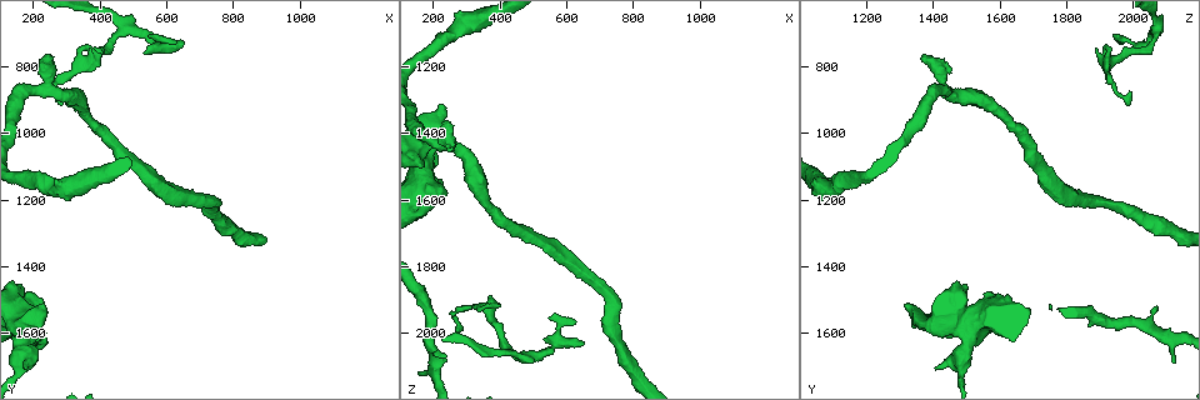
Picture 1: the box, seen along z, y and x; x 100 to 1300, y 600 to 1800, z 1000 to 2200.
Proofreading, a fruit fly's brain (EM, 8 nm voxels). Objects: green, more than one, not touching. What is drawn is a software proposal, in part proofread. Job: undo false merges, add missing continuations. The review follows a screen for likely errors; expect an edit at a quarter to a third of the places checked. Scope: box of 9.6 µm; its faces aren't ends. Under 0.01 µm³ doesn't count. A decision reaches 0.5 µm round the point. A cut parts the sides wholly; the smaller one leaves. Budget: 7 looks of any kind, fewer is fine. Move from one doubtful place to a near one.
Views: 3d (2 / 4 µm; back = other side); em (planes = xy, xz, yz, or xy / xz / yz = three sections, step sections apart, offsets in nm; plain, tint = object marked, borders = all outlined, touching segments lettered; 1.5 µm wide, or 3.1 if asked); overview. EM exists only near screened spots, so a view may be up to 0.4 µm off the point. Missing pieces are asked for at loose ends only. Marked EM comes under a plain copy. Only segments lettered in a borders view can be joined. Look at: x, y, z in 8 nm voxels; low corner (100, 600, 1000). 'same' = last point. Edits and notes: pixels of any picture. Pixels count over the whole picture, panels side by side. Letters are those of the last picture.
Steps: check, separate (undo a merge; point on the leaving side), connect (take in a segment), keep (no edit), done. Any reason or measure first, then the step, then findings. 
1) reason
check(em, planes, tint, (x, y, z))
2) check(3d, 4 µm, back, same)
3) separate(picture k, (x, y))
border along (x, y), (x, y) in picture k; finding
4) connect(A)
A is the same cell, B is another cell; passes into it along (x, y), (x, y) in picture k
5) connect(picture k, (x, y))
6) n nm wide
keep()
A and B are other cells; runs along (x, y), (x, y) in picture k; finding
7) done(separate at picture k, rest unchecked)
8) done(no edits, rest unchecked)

an open end
check(em, xz, step 4, tint, (240, 1530, 2080))

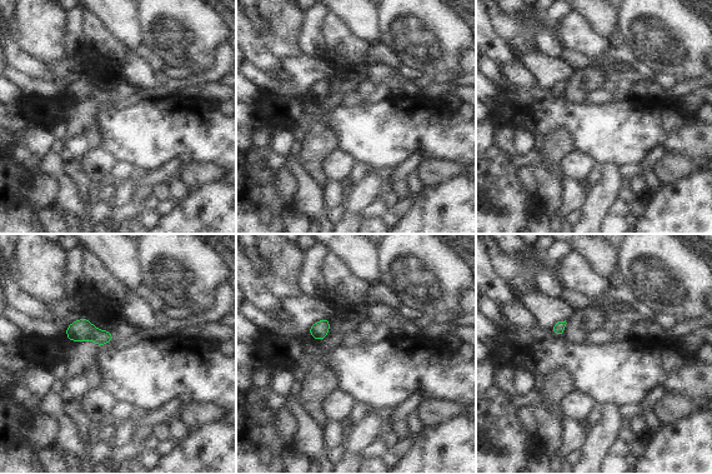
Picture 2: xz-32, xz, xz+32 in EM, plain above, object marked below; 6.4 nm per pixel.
check(em, planes, borders, same)

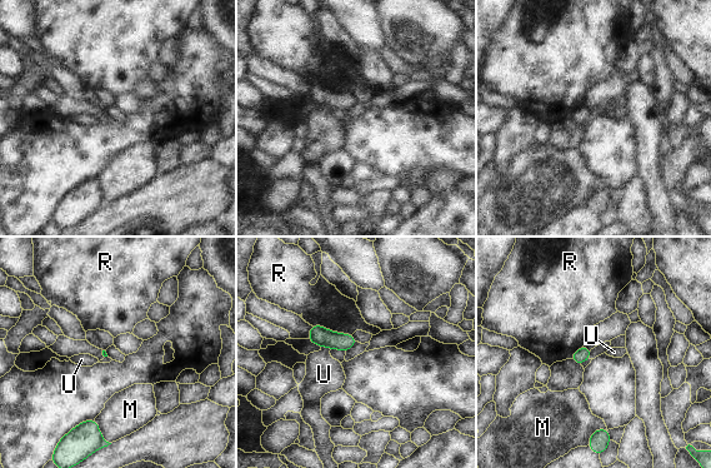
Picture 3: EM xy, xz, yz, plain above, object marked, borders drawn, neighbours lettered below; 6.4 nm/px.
keep()
M, R and U are other cells; no lettered segment goes on from it

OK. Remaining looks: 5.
an open end
check(3d, 4 µm, (230, 1510, 1320))

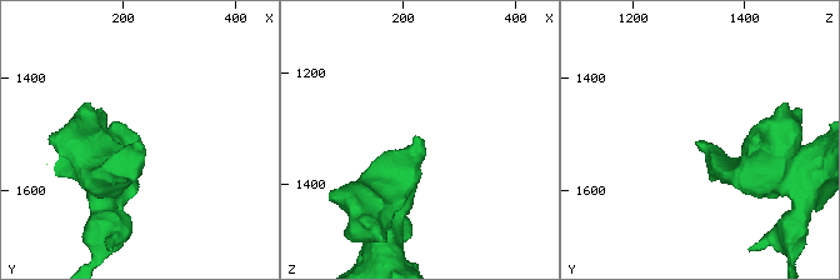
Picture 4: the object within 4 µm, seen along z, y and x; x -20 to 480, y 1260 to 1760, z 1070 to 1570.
check(em, planes, borders, (235, 1515, 1315))

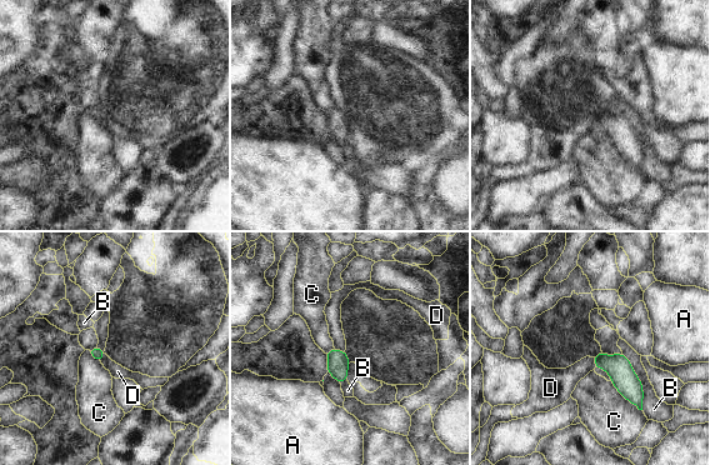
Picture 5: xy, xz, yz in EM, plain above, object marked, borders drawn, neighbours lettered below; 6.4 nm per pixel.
keep()
A, B, C and D are other cells; border along (334, 346), (344, 351) in picture 5; none of them fits

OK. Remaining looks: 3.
branch stops here
check(em, planes, tint, (340, 730, 1930))

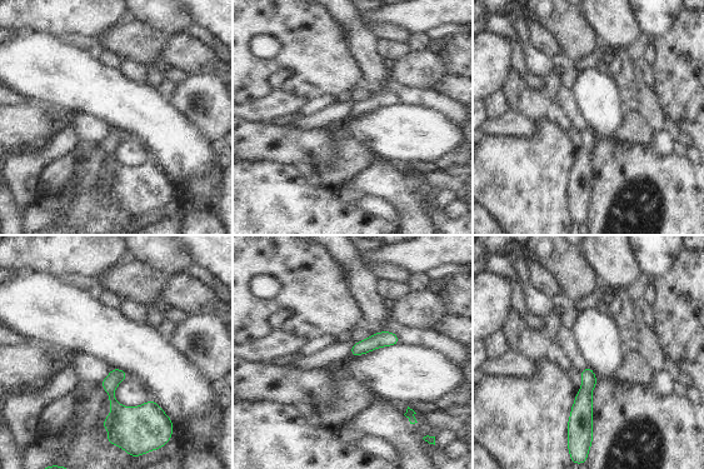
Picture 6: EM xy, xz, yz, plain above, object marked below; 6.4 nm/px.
what lies round it
check(em, planes, borders, same)

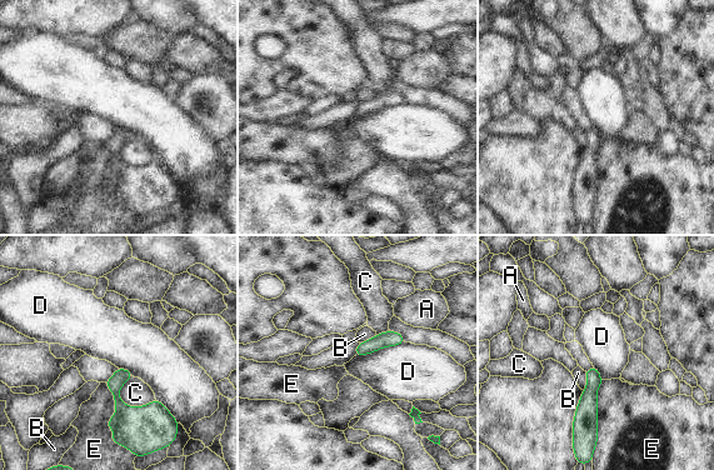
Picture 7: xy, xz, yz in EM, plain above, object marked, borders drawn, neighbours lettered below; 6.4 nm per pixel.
keep()
A, B, C, D and E are other cells; runs along (593, 370), (592, 430) in picture 7; no lettered segment goes on from it

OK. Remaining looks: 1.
done(no edits, rest unchecked)

